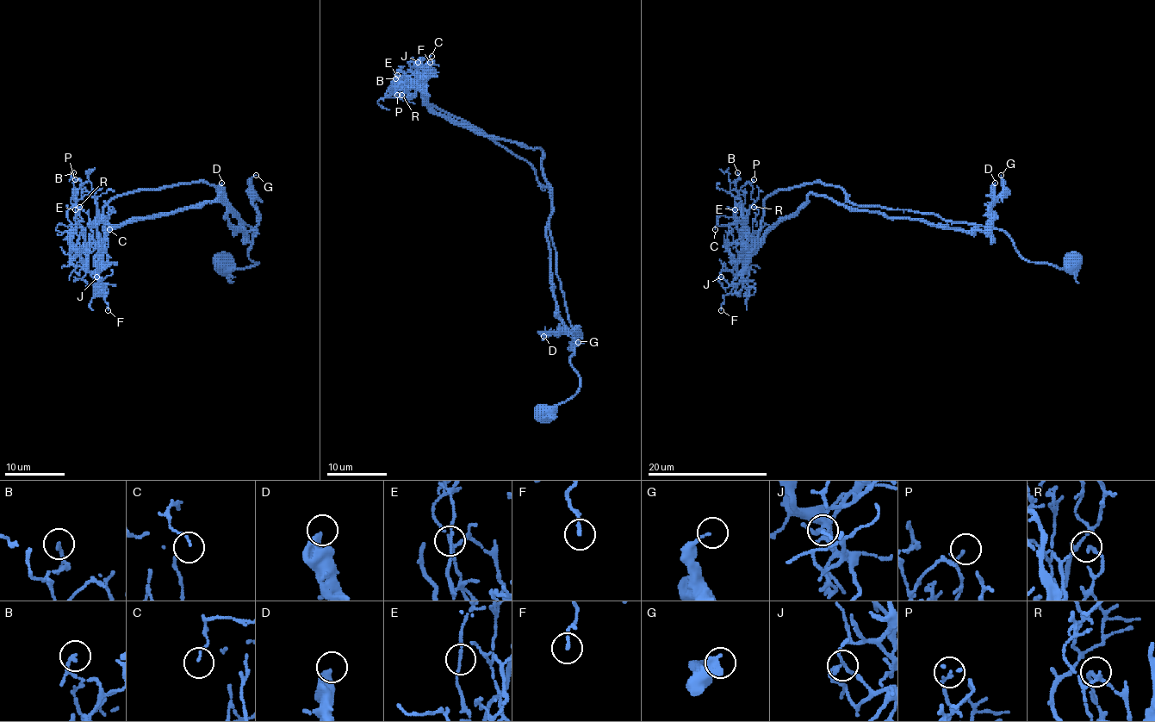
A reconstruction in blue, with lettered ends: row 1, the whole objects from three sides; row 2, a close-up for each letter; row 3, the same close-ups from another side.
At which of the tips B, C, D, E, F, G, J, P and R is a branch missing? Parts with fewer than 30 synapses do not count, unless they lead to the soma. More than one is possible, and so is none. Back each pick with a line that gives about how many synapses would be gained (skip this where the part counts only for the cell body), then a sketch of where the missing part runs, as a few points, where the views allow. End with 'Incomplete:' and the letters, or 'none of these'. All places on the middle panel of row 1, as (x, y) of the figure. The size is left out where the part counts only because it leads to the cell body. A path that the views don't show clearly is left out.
Incomplete: none of these

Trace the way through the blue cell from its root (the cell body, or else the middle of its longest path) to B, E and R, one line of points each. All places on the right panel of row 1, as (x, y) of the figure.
B: (1072, 264), (1027, 262), (998, 229), (844, 207), (810, 193), (749, 252), (742, 202), (730, 191), (737, 172)
E: (1072, 264), (1027, 262), (998, 229), (844, 207), (810, 193), (764, 235), (742, 270), (735, 209)
R: (1072, 264), (1027, 262), (998, 229), (844, 207), (810, 193), (764, 235), (742, 270), (754, 207)

